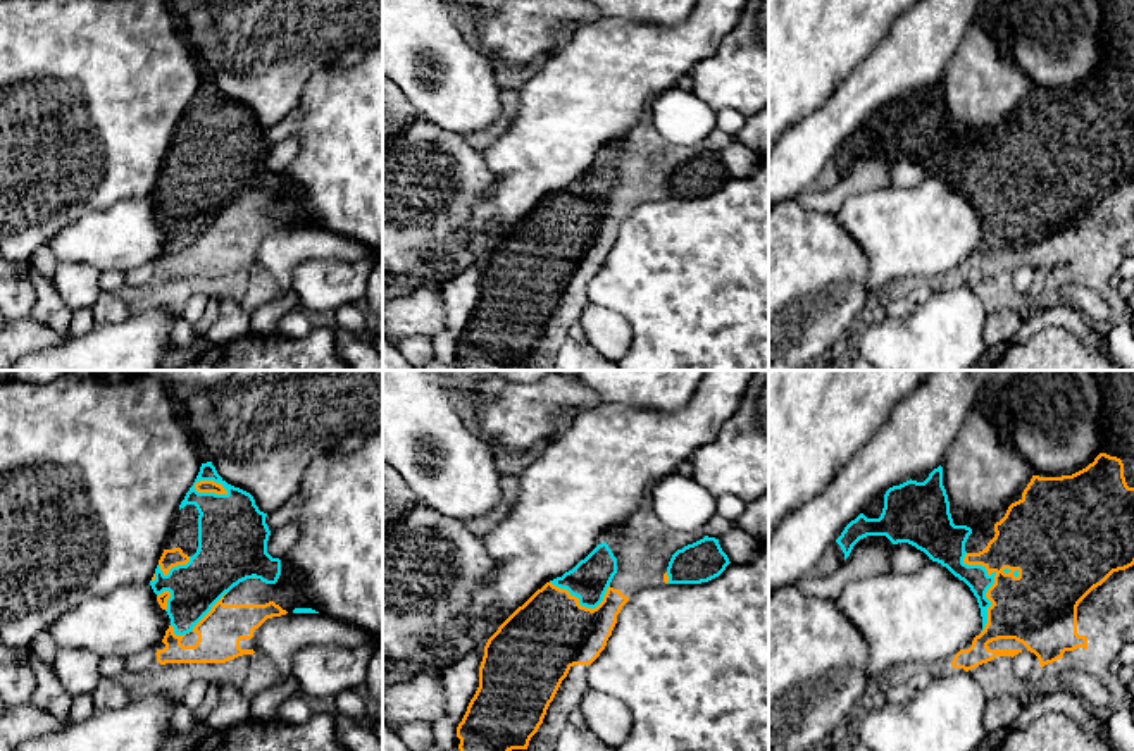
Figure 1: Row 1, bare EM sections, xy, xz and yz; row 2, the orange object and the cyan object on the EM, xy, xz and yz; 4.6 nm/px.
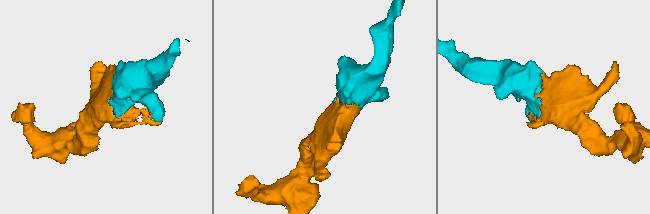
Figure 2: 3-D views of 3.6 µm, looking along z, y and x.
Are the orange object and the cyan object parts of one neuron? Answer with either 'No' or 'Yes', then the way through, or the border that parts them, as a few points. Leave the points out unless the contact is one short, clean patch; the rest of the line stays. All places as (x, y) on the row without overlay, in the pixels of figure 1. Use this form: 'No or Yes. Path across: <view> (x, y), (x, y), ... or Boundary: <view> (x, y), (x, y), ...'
Yes

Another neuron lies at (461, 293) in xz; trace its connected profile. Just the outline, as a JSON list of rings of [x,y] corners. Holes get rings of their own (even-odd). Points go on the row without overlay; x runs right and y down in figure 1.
[[[476,262],[448,279],[441,289],[445,300],[445,327],[450,329],[457,339],[462,336],[467,320],[479,301],[483,270],[484,262]]]

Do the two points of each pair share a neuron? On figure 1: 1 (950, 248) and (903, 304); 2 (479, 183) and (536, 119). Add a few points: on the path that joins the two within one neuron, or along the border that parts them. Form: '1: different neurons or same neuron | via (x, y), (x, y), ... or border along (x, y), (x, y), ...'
1: different neurons | border along (924, 281), (914, 281), (905, 286)
2: different neurons | border along (481, 154), (493, 176), (495, 190), (471, 207)

